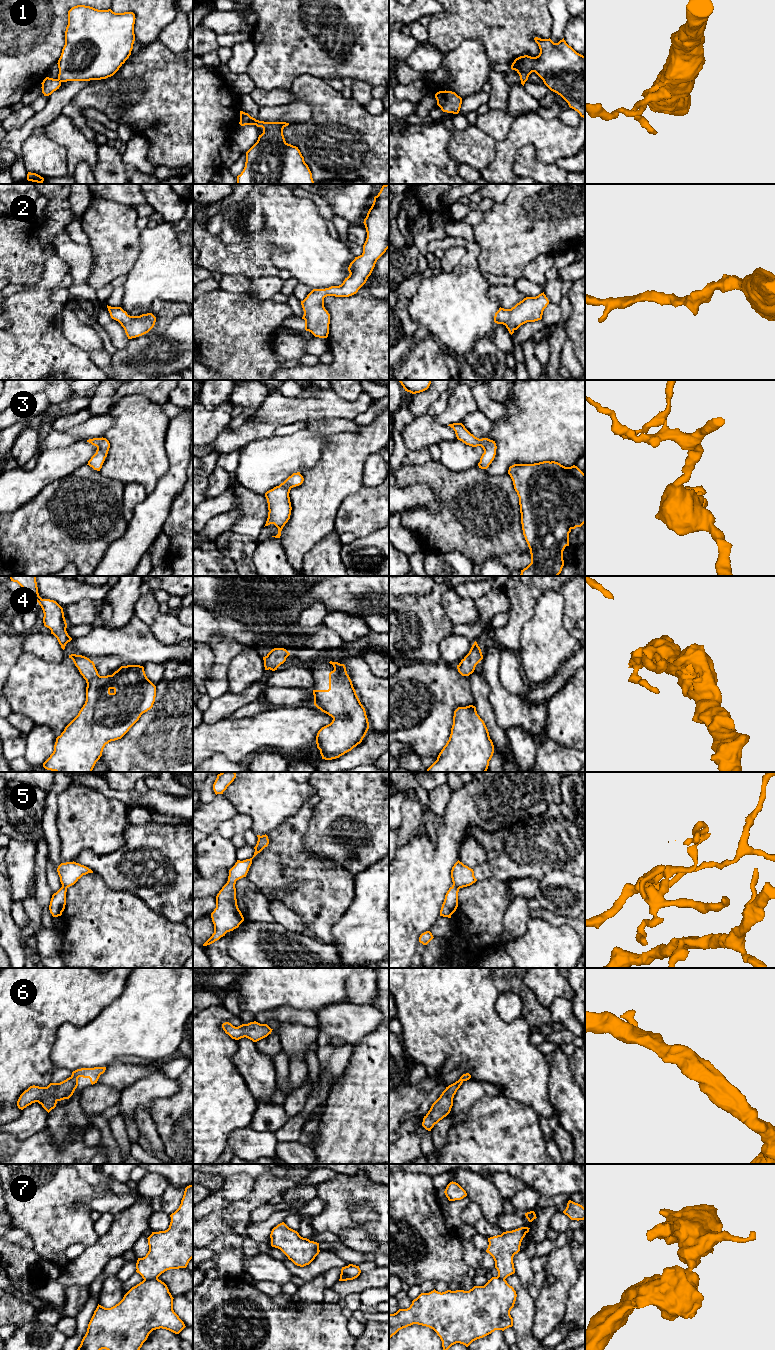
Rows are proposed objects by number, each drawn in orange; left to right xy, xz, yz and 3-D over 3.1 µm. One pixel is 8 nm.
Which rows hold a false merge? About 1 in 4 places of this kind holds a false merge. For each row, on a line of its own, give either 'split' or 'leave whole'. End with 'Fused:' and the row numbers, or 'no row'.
1: split
2: leave whole
3: leave whole
4: leave whole
5: split
6: leave whole
7: split
Fused: 1, 5, 7

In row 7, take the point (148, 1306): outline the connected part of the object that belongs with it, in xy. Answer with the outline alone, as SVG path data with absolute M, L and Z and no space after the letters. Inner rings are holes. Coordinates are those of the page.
M158 1278L143 1280L132 1287L115 1306L105 1308L98 1304L77 1350L140 1350L153 1330L162 1328L179 1334L186 1326L173 1310L173 1299L167 1285Z

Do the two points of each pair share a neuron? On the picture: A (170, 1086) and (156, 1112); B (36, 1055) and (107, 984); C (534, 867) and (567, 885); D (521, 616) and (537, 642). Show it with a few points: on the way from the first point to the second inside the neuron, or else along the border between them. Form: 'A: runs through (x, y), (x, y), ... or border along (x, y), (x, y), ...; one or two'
A: border along (177, 1079), (178, 1090), (158, 1098), (148, 1110); two
B: runs through (39, 1033), (85, 987); one
C: border along (569, 871), (551, 870), (539, 881); two
D: border along (536, 602), (532, 617), (523, 626), (520, 646); two

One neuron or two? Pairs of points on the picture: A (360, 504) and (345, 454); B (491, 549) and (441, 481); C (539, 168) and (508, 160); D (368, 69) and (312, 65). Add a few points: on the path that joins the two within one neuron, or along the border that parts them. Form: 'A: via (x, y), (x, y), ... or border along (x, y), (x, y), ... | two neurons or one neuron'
A: border along (362, 487), (355, 493), (348, 495), (338, 506) | two neurons
B: via (482, 532), (482, 521), (458, 497) | one neuron
C: border along (530, 144), (523, 145), (517, 151), (514, 173) | two neurons
D: via (354, 66), (326, 65) | one neuron

